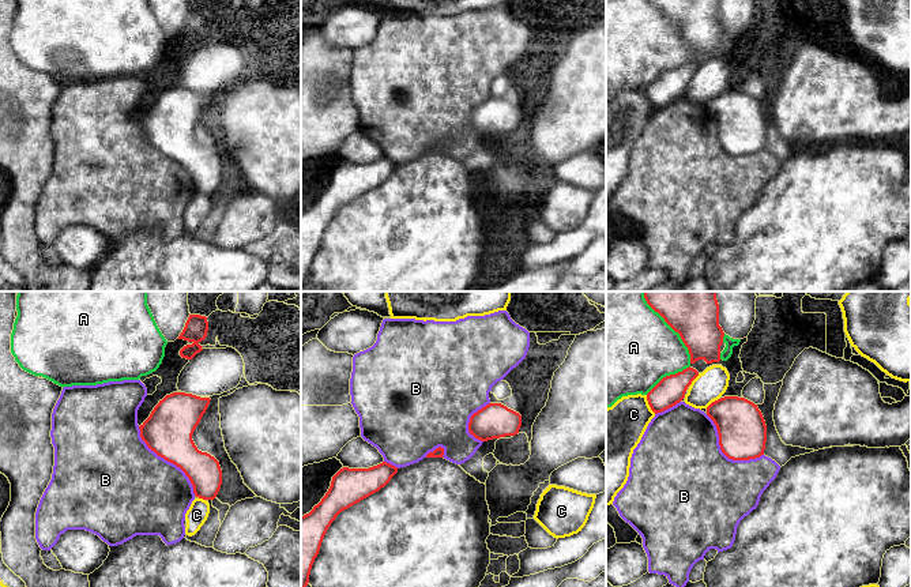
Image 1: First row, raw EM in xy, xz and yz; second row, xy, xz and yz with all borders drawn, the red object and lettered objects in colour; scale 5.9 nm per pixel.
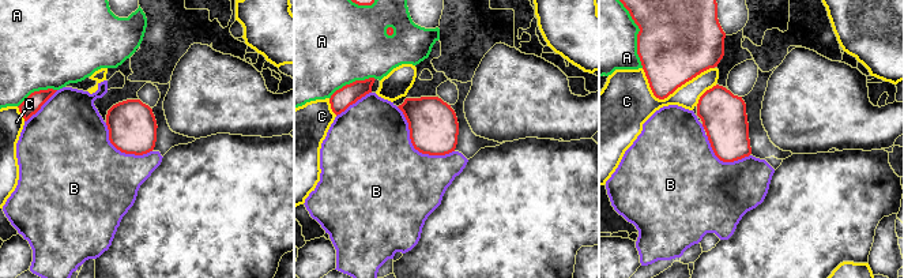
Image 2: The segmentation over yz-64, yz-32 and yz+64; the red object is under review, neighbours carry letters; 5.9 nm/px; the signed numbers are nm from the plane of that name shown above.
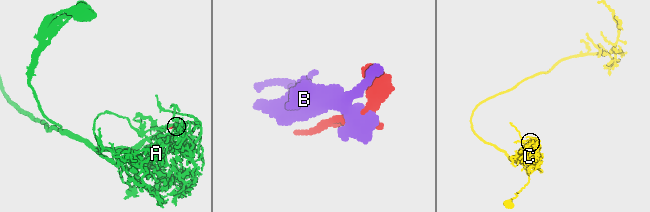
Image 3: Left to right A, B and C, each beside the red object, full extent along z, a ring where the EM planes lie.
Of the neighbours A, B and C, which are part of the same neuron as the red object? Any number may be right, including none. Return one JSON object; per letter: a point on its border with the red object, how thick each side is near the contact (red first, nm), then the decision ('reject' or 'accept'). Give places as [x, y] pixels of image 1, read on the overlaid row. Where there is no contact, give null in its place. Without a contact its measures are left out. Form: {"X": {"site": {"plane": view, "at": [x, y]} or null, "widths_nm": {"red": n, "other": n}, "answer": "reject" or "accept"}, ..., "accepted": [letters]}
{"A": {"site": {"plane": "yz", "at": [672, 327]}, "widths_nm": {"red": 380, "other": 480}, "answer": "reject"}, "B": {"site": {"plane": "xy", "at": [168, 461]}, "widths_nm": {"red": 280, "other": 500}, "answer": "reject"}, "C": {"site": {"plane": "yz", "at": [648, 403]}, "widths_nm": {"red": 170, "other": 300}, "answer": "reject"}, "accepted": []}

